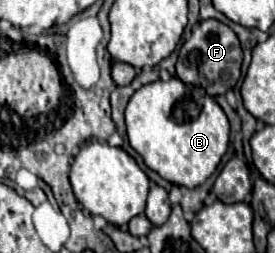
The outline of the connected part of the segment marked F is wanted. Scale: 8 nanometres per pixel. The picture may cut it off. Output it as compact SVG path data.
M205 19L193 25L191 37L181 45L177 57L177 77L203 87L211 97L225 95L241 77L241 45L237 35L217 19Z

